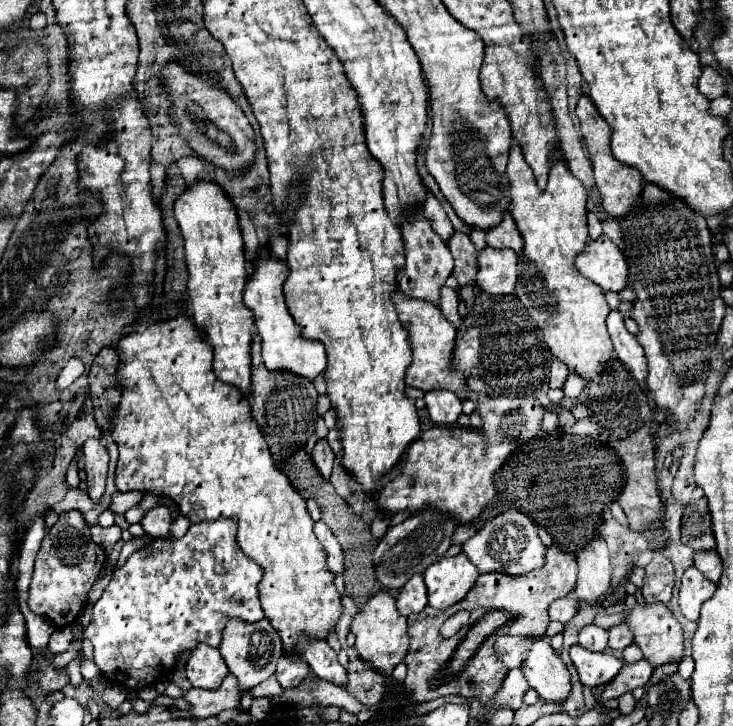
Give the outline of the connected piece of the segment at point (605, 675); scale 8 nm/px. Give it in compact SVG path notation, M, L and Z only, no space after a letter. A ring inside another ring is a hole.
M579 644L571 646L569 656L571 656L571 660L577 668L577 674L579 674L581 682L589 688L607 684L621 670L621 666L619 666L621 660L617 660L613 654L589 652L589 650L581 648Z

